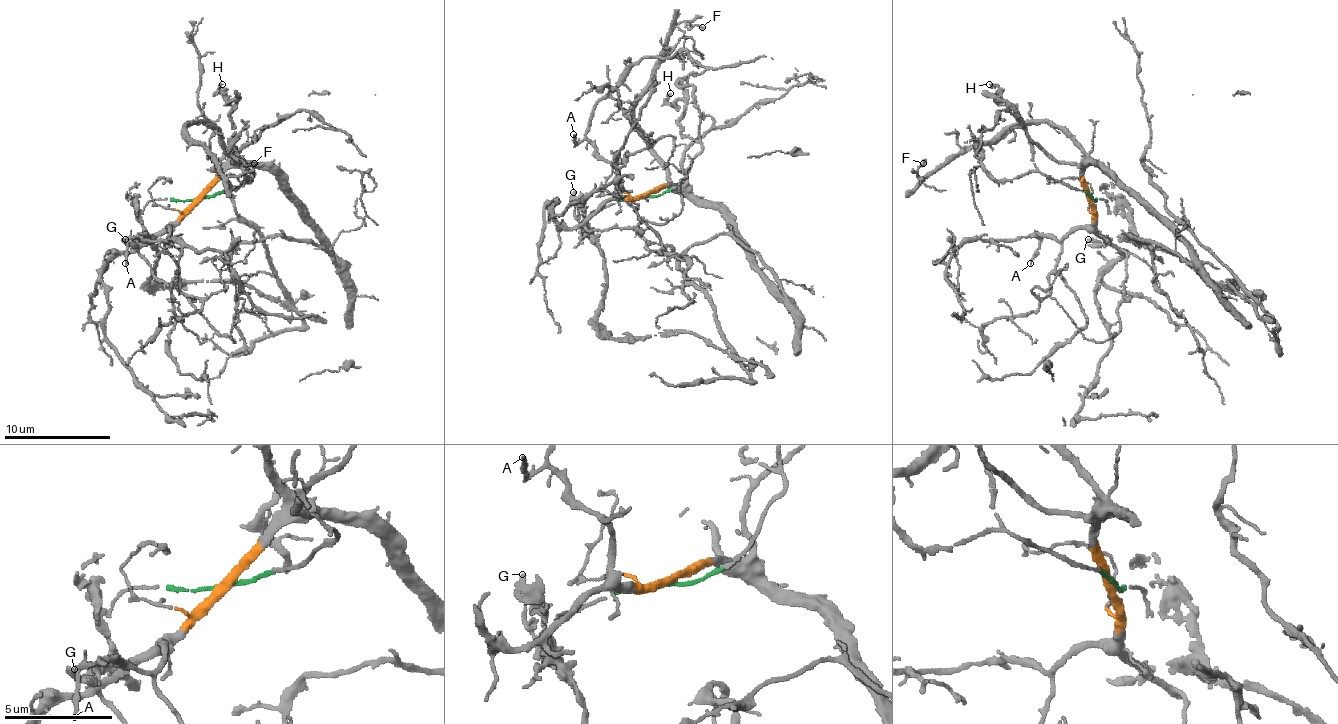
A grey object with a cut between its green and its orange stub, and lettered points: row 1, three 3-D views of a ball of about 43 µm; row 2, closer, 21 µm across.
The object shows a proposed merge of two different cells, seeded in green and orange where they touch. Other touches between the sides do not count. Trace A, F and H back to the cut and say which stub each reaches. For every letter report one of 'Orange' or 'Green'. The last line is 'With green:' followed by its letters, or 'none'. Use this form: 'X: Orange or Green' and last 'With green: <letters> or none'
A: Orange
F: Orange
H: Green
With green: H

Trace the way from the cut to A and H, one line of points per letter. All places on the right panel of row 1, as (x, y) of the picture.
A: (1091, 197), (1093, 221), (1062, 240), (1038, 234), (1030, 264)
H: (1093, 197), (1040, 173), (1032, 160), (1030, 136), (998, 88), (990, 83)

